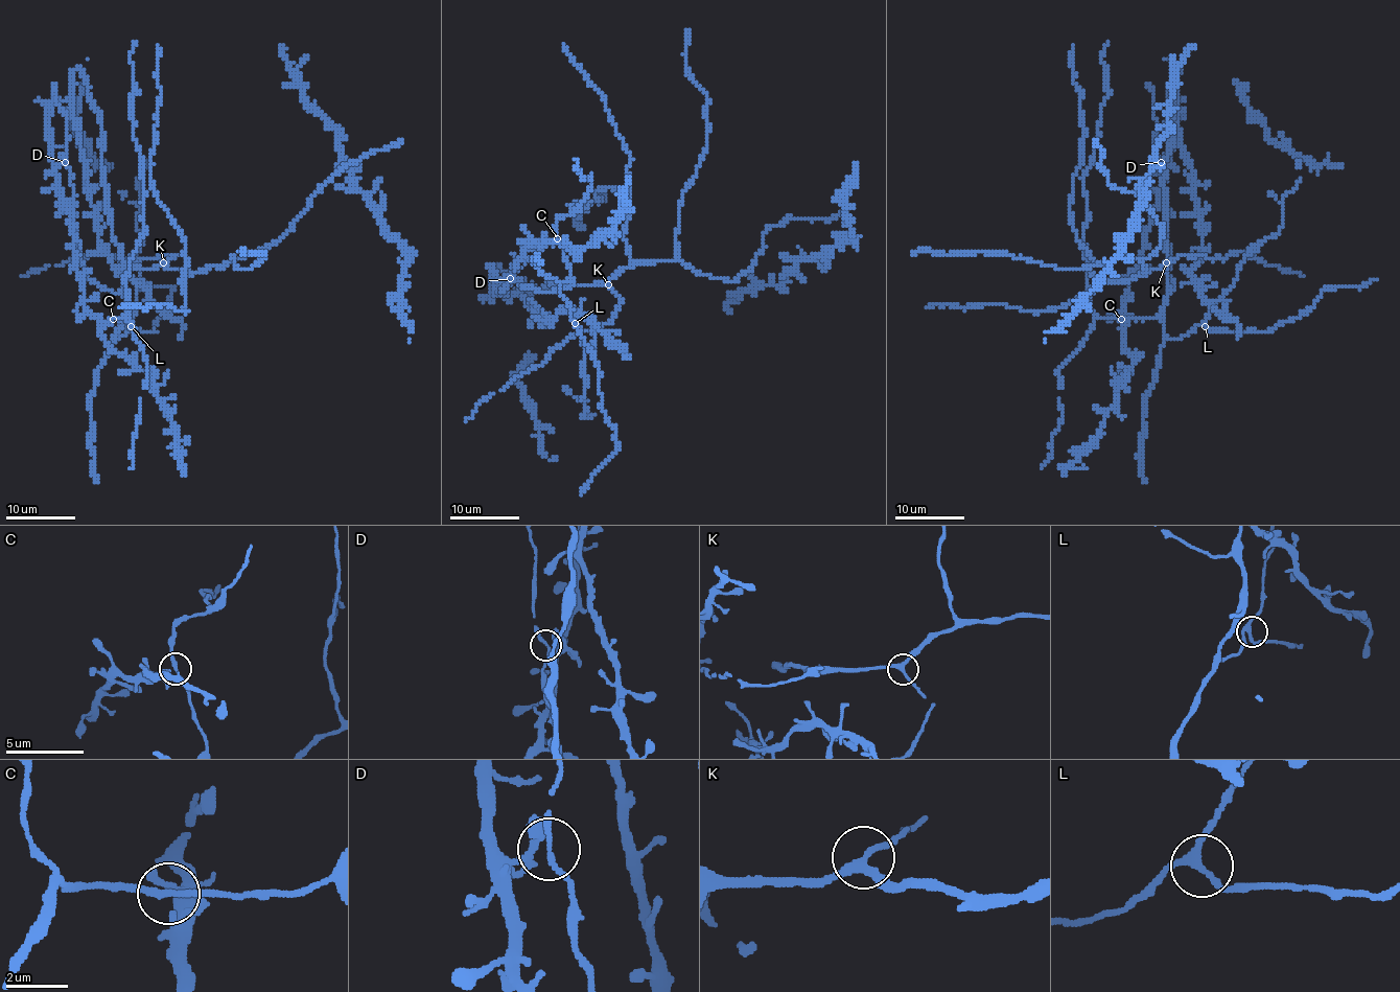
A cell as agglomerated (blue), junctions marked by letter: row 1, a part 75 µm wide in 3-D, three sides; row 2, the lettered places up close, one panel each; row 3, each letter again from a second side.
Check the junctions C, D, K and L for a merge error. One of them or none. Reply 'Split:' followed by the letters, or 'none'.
Split: none

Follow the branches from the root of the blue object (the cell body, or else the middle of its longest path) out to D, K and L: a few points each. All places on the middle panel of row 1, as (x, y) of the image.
D: (556, 237), (551, 243), (531, 243), (512, 277), (515, 282), (519, 280), (515, 277), (510, 279)
K: (556, 237), (572, 272), (569, 286), (608, 284)
L: (556, 237), (572, 272), (561, 282), (561, 297), (567, 303), (575, 323)

